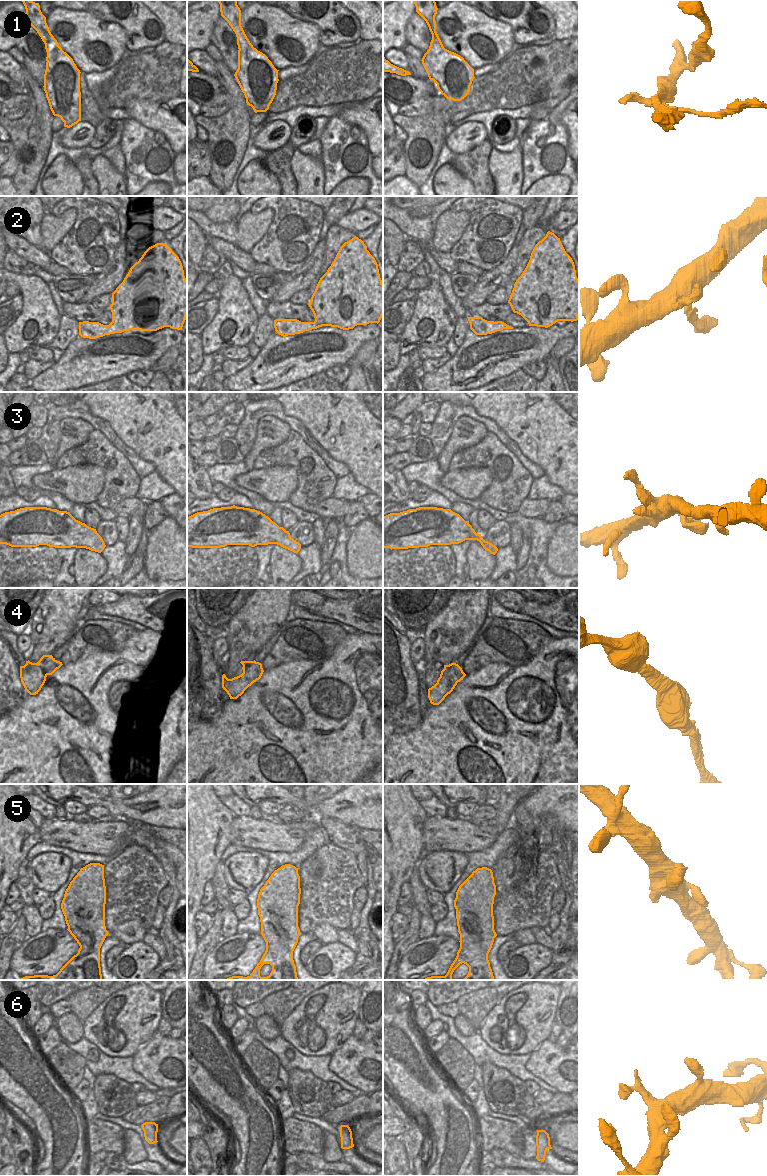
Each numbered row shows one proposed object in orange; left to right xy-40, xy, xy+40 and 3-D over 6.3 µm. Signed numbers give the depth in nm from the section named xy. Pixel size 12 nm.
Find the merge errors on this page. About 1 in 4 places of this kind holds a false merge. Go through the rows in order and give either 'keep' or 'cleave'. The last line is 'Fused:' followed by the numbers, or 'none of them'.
1: cleave
2: keep
3: keep
4: keep
5: keep
6: keep
Fused: 1

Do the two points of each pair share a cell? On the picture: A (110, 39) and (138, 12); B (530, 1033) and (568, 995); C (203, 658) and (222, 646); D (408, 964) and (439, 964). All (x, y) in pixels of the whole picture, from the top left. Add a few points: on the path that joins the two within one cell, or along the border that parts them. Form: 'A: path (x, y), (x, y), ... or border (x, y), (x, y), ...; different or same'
A: border (100, 19), (116, 22), (124, 30), (126, 48); different
B: border (561, 990), (558, 996), (555, 1020); different
C: border (212, 647), (212, 657), (222, 671); different
D: path (416, 967), (422, 964), (431, 964); same

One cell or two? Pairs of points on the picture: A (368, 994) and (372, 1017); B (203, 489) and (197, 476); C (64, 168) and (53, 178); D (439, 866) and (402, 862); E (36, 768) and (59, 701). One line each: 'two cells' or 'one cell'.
A: one cell
B: one cell
C: one cell
D: two cells
E: one cell

